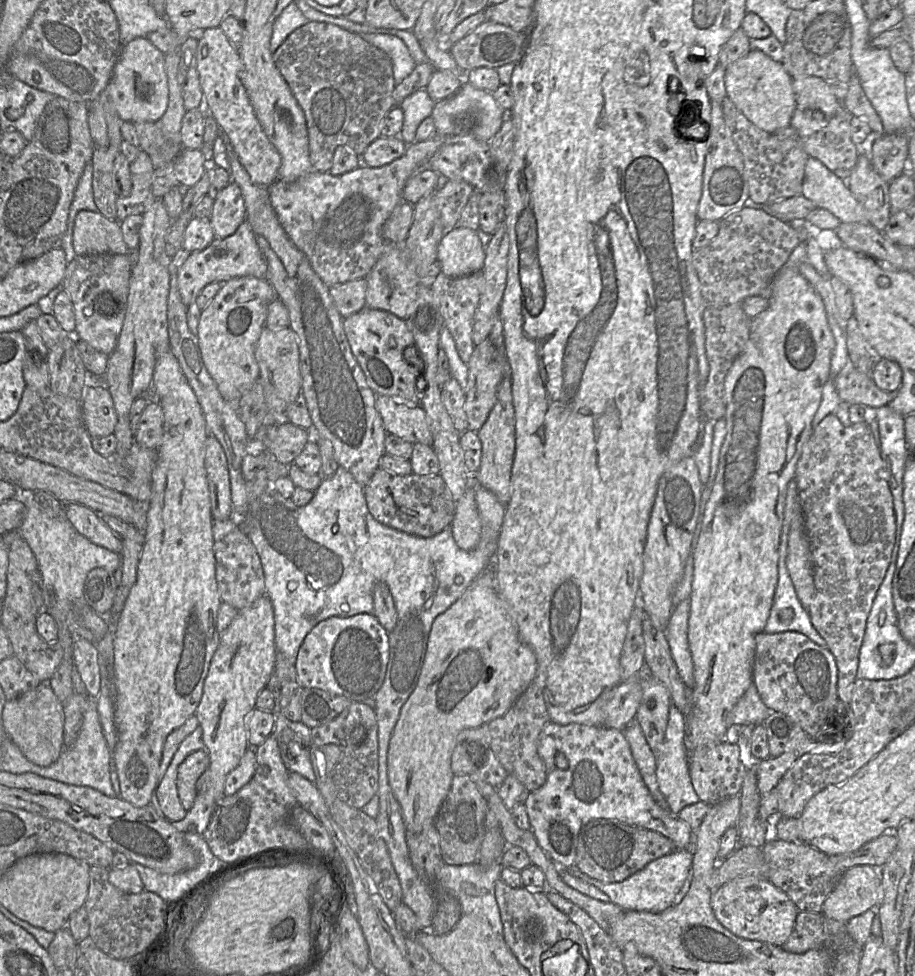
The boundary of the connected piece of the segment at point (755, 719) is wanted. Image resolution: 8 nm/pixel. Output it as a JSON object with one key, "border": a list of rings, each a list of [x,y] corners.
{"border":[[[752,683],[728,714],[727,723],[729,726],[740,725],[738,738],[749,738],[754,727],[762,724],[772,712],[774,711],[763,703],[755,684]]]}

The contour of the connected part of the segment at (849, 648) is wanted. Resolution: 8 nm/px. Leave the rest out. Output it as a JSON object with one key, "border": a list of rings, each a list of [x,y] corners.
{"border":[[[829,414],[812,430],[796,466],[795,482],[813,563],[815,593],[808,608],[811,623],[825,640],[837,665],[837,694],[847,705],[859,664],[866,622],[890,565],[896,536],[893,497],[883,479],[883,461],[870,426],[862,421],[848,427]]]}

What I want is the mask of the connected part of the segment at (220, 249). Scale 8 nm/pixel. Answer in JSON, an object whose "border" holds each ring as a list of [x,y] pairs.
{"border":[[[245,220],[231,236],[215,238],[205,249],[188,253],[178,270],[177,287],[182,302],[188,307],[210,283],[223,284],[233,278],[244,276],[266,279],[266,275],[266,260],[249,223]]]}

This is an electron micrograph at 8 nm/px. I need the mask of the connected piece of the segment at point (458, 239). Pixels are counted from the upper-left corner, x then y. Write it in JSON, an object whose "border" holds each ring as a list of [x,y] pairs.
{"border":[[[456,226],[441,239],[437,261],[446,276],[467,276],[483,268],[485,250],[477,231]]]}

